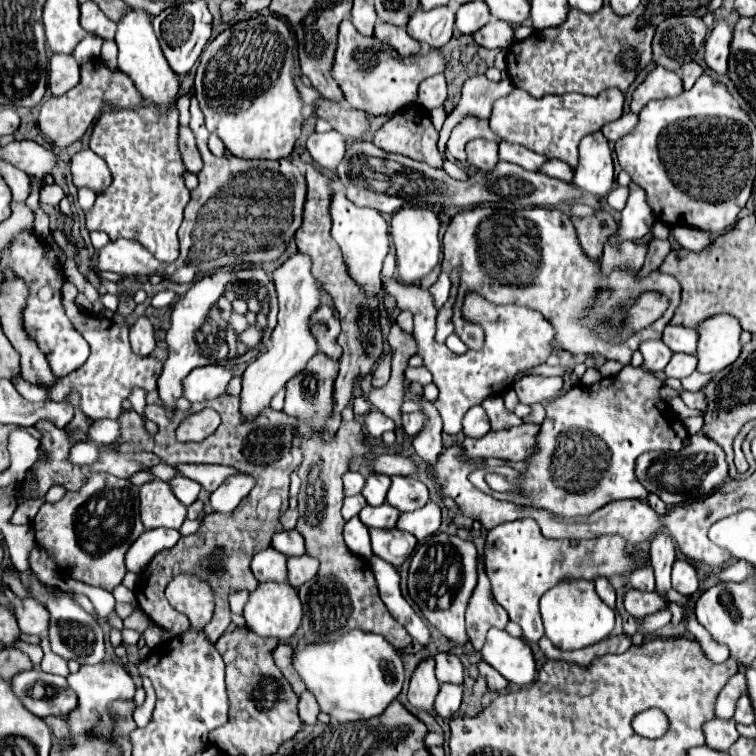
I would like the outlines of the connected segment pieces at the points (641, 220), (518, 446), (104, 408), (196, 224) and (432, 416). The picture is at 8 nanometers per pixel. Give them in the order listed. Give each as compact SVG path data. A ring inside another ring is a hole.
M630 183L630 197L628 203L622 211L618 229L614 235L610 235L610 245L612 247L620 247L620 243L624 241L638 241L642 237L646 237L650 233L652 223L656 221L656 217L652 215L650 207L646 205L646 195L640 187L636 187L634 183Z
M524 423L520 427L512 427L508 431L488 433L480 439L464 439L464 451L468 459L488 459L498 457L506 461L526 461L530 455L538 451L536 437L540 433L540 425Z
M64 299L64 309L74 329L90 343L92 353L90 359L76 371L64 379L56 379L50 387L40 387L26 381L22 375L12 379L16 391L28 401L66 401L72 393L80 395L80 411L90 419L118 419L122 415L122 401L130 397L132 389L140 387L144 391L154 391L156 381L162 373L162 361L156 357L140 357L132 351L128 341L128 325L118 325L112 319L98 317L94 313L82 313L74 301Z
M196 97L190 99L190 129L196 137L204 167L198 173L198 187L190 191L184 221L178 229L180 257L172 265L164 265L138 243L112 241L96 263L96 271L114 271L126 277L158 274L172 283L192 283L198 279L200 267L248 267L278 259L302 225L302 209L306 199L306 179L302 171L288 159L258 161L234 155L214 157L206 145L208 129Z
M406 385L406 399L420 403L420 411L426 417L426 425L422 427L422 431L414 437L412 445L416 449L416 453L426 461L428 467L432 467L442 451L442 419L438 415L438 409L434 407L434 403L426 401L422 395L416 395L410 391L410 387Z

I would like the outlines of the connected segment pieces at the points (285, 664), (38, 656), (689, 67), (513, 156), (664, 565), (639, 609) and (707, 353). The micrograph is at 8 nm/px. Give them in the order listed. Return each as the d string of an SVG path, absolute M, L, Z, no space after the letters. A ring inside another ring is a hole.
M278 643L278 645L276 645L276 649L272 651L272 659L274 659L276 667L278 667L278 669L282 671L282 675L290 681L292 689L294 689L294 691L304 691L304 683L300 683L300 677L292 671L290 657L292 657L292 647L290 647L290 645Z
M19 640L16 642L15 647L25 652L30 657L35 667L40 666L43 657L42 647L40 647L40 645L28 644Z
M692 61L692 63L686 63L682 69L680 69L680 75L682 75L682 83L684 83L684 89L692 89L692 85L696 83L696 79L704 73L704 69Z
M500 143L500 161L510 161L516 163L528 171L540 171L540 167L548 161L546 155L534 153L530 149L524 149L520 145L510 145L510 143Z
M660 533L656 535L656 539L652 539L652 549L650 549L650 563L654 567L656 573L656 593L666 597L668 591L672 589L670 585L670 569L672 563L676 561L676 551L674 551L674 543L668 535Z
M630 587L624 593L624 609L632 617L646 617L650 613L656 613L658 609L664 609L666 605L668 605L666 599L660 599L648 591L638 591L638 589Z
M714 315L698 327L698 371L716 373L732 365L740 351L742 327L732 315Z

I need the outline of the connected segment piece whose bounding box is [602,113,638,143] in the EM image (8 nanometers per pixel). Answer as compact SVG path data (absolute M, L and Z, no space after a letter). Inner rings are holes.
M626 113L626 115L622 115L620 119L604 125L604 127L602 127L602 133L604 133L604 137L606 137L608 141L614 143L614 141L618 141L620 137L628 135L628 133L636 127L636 123L638 123L638 115Z

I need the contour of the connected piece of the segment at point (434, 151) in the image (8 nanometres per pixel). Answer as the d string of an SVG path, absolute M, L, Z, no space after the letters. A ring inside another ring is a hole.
M406 111L390 117L374 135L374 145L388 153L400 153L430 167L442 167L436 143L438 131L432 121L418 121L418 115L406 115Z

